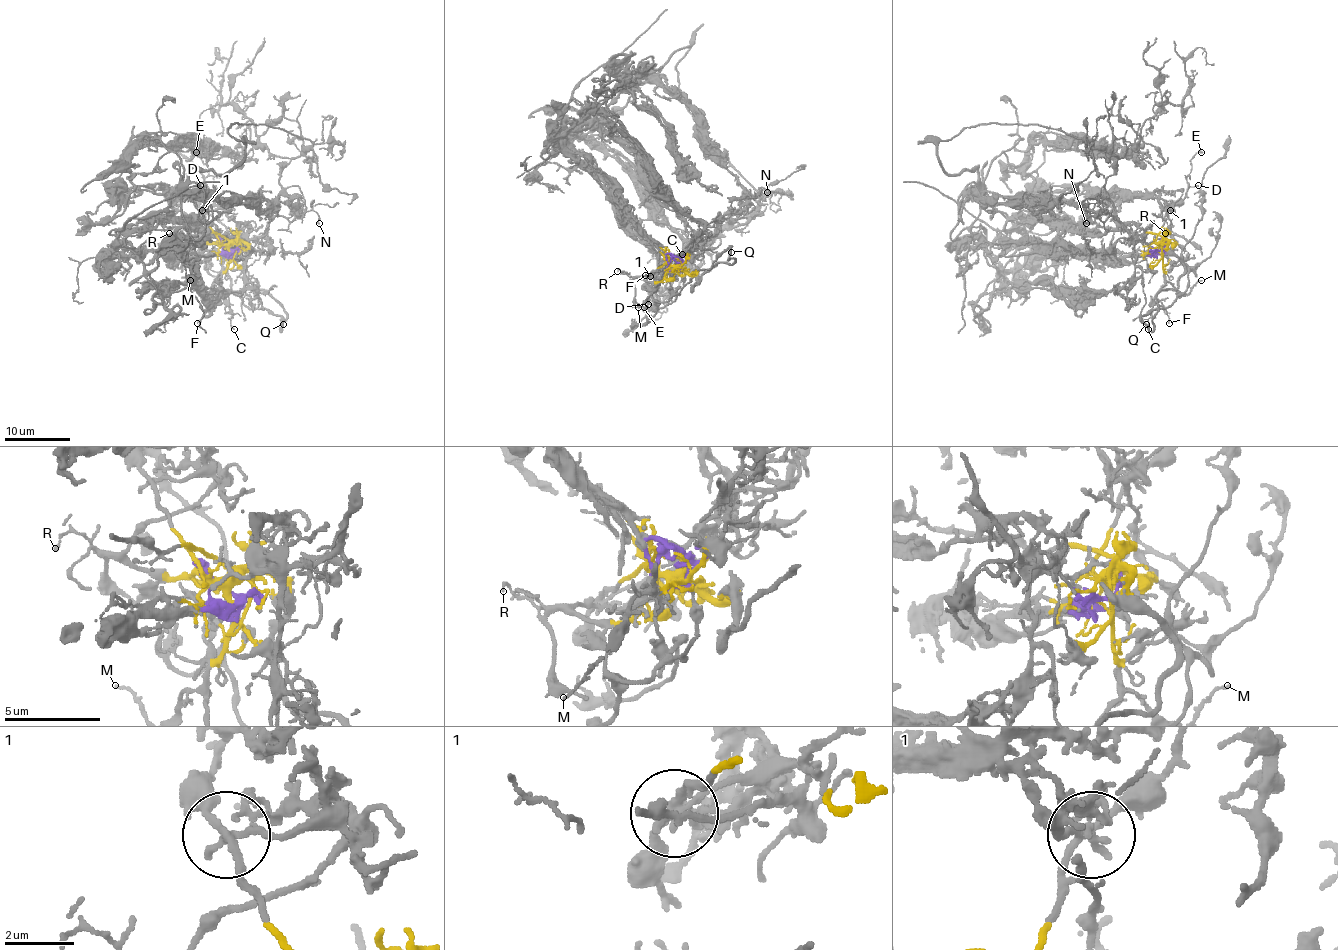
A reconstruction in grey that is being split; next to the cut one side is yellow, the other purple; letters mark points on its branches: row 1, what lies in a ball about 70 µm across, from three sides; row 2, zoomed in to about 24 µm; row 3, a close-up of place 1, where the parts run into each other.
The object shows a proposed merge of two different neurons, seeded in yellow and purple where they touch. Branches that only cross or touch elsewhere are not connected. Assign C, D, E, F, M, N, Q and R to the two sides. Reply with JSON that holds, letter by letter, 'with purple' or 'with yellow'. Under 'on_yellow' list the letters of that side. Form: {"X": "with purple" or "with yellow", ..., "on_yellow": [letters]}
{"C": "with yellow", "D": "with yellow", "E": "with yellow", "F": "with yellow", "M": "with yellow", "N": "with purple", "Q": "with yellow", "R": "with yellow", "on_yellow": ["C", "D", "E", "F", "M", "Q", "R"]}

